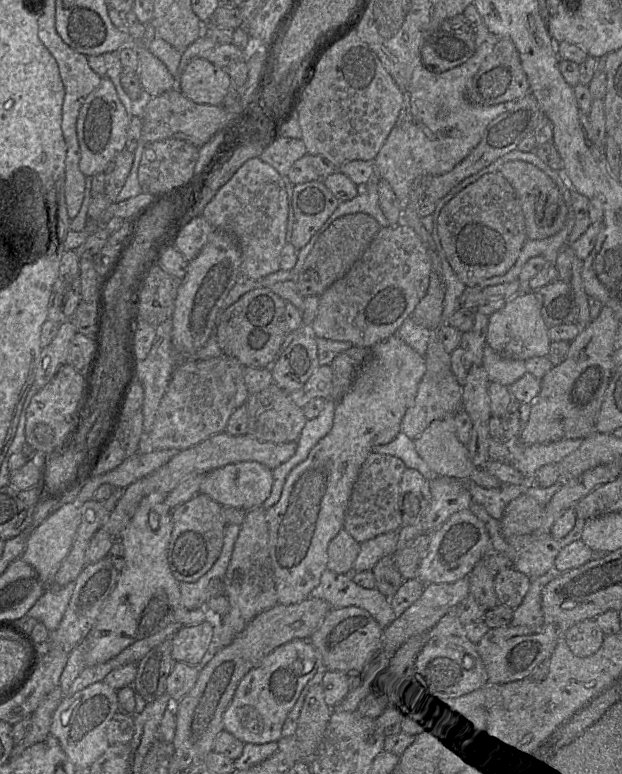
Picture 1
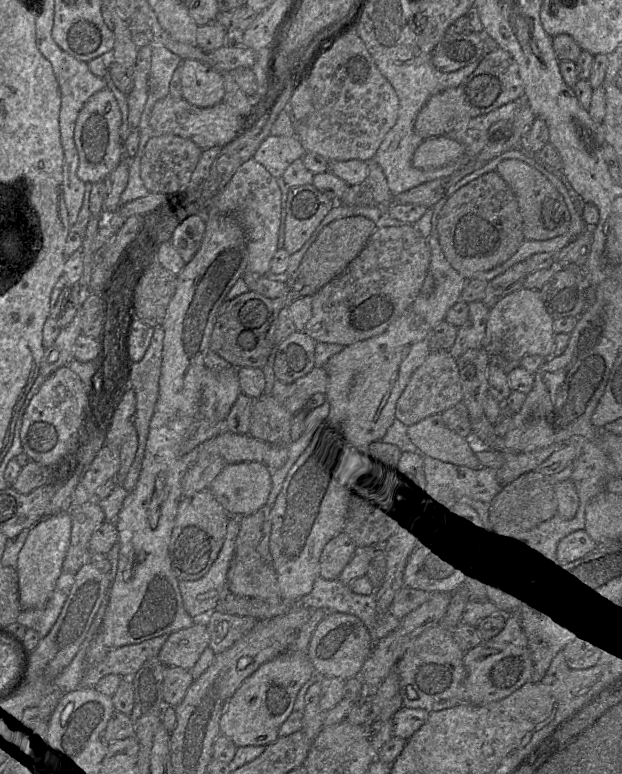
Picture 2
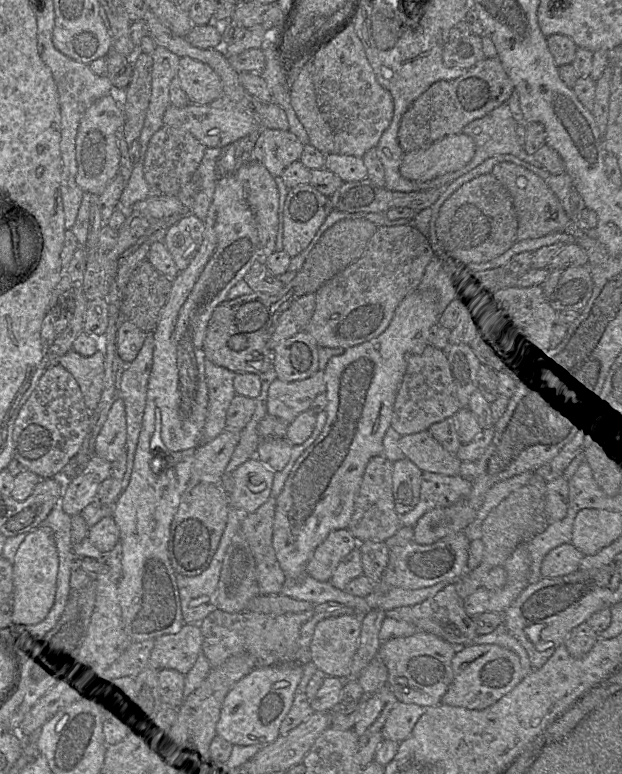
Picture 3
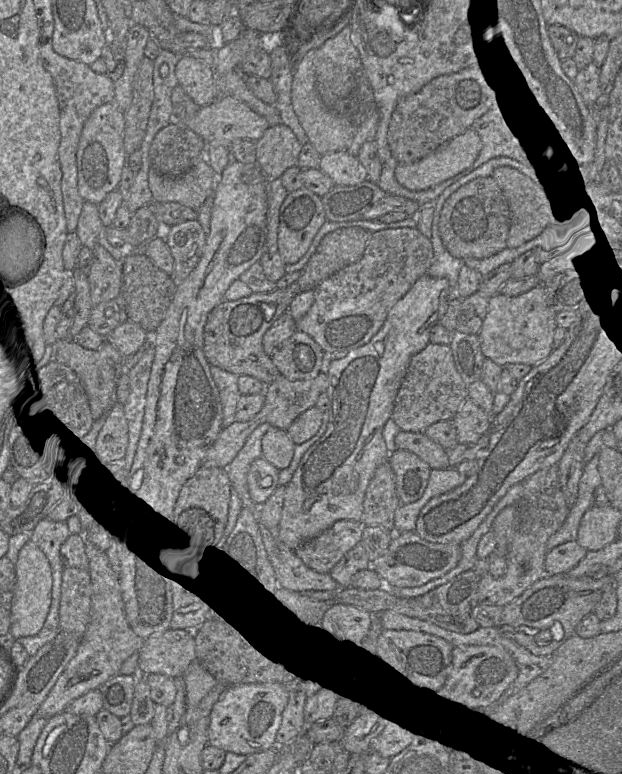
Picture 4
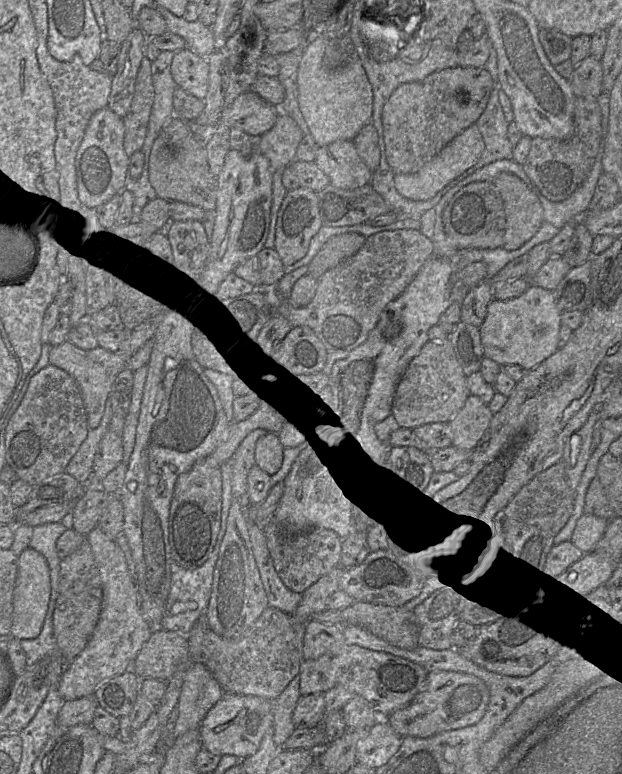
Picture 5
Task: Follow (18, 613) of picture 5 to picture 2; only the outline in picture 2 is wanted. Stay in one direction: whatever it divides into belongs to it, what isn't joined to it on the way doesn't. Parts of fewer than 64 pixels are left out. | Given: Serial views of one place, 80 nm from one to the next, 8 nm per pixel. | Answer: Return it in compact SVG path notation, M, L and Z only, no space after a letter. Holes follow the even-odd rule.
M63 512L47 516L30 528L15 567L22 611L41 609L51 597L56 582L63 572L63 562L70 544L71 525L70 512Z

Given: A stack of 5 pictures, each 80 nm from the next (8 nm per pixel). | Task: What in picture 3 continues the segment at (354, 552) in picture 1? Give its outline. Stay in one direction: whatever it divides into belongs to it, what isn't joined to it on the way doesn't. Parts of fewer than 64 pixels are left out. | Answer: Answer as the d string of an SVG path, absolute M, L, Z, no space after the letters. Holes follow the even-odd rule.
M347 529L330 532L306 564L305 575L319 582L329 581L339 563L355 548L357 541Z

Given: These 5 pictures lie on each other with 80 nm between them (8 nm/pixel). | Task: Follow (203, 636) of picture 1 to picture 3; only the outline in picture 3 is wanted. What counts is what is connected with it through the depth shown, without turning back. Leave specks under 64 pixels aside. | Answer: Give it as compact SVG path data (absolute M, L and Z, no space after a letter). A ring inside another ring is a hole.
M185 624L175 634L154 639L149 666L173 669L186 676L202 652L202 633L199 624Z

